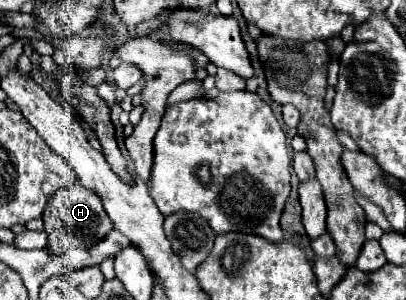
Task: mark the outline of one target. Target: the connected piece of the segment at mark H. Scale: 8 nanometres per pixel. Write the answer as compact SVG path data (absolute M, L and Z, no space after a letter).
M81 185L59 189L57 195L53 195L53 199L49 199L45 207L43 223L45 223L45 233L49 237L47 247L55 255L61 255L77 247L89 249L93 247L93 243L99 243L113 229L113 223L101 205L101 197L91 191L85 191Z

